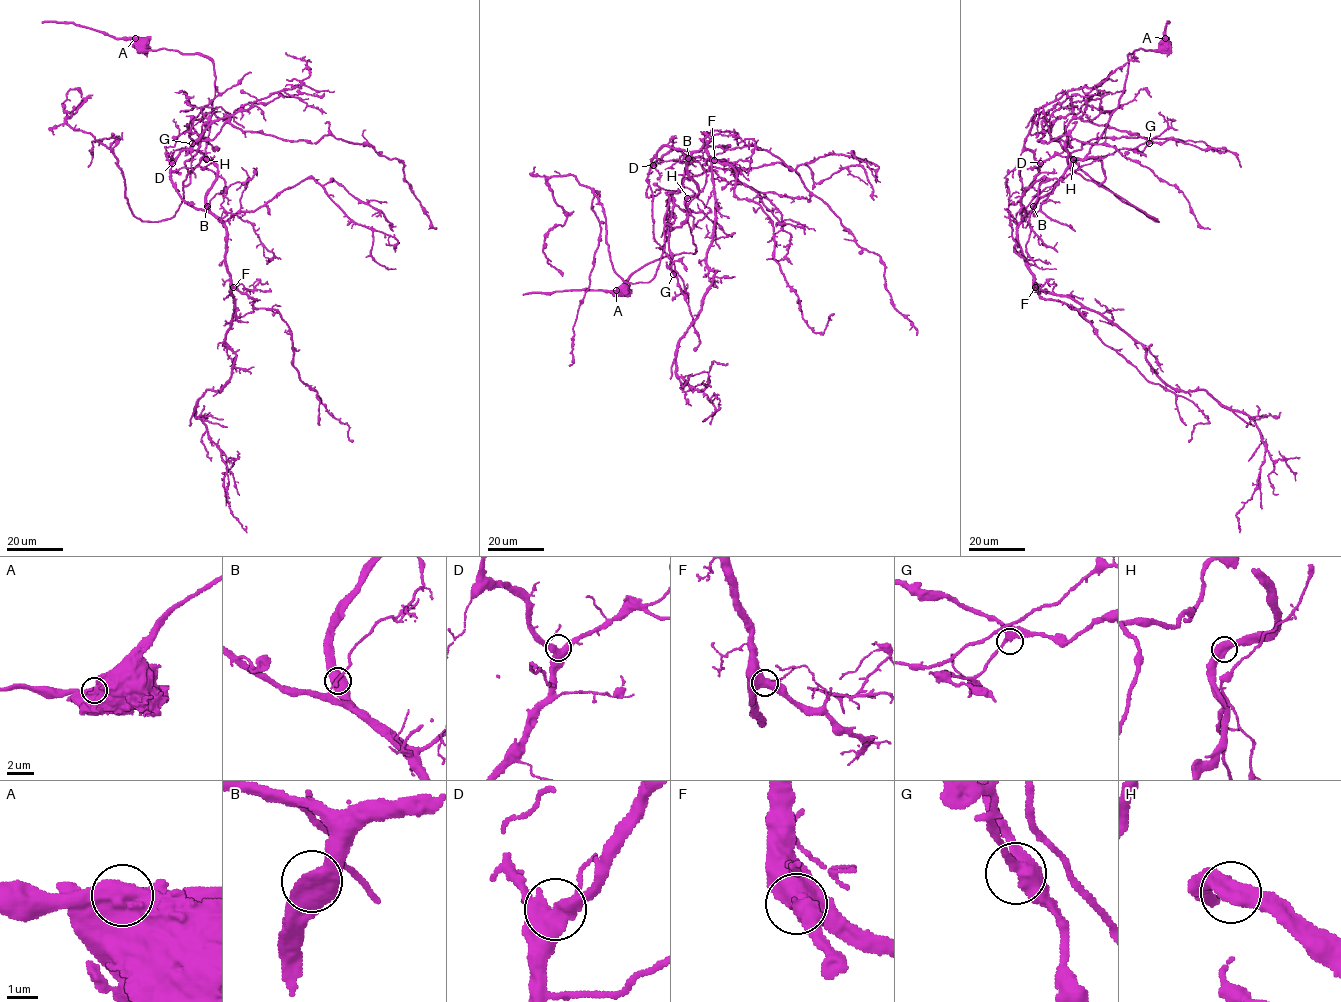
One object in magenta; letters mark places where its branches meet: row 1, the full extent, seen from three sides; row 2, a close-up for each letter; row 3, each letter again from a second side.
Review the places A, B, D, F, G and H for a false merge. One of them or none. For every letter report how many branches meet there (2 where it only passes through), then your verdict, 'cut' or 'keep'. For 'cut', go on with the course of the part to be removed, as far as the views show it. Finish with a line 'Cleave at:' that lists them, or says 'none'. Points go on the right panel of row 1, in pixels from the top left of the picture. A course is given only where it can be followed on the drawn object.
A: 1 | cut | (1165, 38), (1165, 29), (1170, 22)
B: 2 | keep
D: 2 | keep
F: 2 | keep
G: 2 | keep
H: 2 | keep
Cleave at: A

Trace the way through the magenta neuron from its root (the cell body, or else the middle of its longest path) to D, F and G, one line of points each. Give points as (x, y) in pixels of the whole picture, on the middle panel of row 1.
D: (623, 290), (646, 265), (696, 251), (685, 207), (698, 193), (688, 174), (689, 153), (663, 146), (653, 165)
F: (623, 290), (646, 265), (696, 251), (685, 200), (698, 193), (698, 186), (687, 161), (706, 142), (714, 160)
G: (623, 290), (646, 265), (696, 251), (687, 211), (672, 230), (664, 222), (666, 192), (680, 190), (673, 274)

